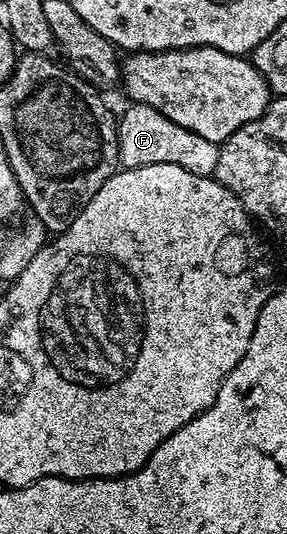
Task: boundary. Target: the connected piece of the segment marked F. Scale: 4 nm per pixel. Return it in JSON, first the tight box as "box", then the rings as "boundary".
{"box":[117,103,221,176],"boundary":[[[133,103],[119,115],[117,125],[117,144],[119,145],[119,163],[122,168],[142,167],[143,165],[179,165],[196,175],[212,176],[221,152],[218,144],[199,137],[183,125],[175,125],[163,113],[151,109],[142,103]]]}

